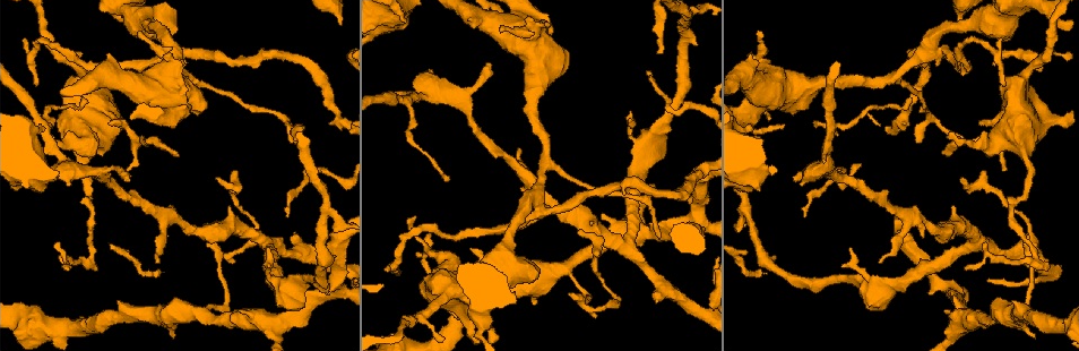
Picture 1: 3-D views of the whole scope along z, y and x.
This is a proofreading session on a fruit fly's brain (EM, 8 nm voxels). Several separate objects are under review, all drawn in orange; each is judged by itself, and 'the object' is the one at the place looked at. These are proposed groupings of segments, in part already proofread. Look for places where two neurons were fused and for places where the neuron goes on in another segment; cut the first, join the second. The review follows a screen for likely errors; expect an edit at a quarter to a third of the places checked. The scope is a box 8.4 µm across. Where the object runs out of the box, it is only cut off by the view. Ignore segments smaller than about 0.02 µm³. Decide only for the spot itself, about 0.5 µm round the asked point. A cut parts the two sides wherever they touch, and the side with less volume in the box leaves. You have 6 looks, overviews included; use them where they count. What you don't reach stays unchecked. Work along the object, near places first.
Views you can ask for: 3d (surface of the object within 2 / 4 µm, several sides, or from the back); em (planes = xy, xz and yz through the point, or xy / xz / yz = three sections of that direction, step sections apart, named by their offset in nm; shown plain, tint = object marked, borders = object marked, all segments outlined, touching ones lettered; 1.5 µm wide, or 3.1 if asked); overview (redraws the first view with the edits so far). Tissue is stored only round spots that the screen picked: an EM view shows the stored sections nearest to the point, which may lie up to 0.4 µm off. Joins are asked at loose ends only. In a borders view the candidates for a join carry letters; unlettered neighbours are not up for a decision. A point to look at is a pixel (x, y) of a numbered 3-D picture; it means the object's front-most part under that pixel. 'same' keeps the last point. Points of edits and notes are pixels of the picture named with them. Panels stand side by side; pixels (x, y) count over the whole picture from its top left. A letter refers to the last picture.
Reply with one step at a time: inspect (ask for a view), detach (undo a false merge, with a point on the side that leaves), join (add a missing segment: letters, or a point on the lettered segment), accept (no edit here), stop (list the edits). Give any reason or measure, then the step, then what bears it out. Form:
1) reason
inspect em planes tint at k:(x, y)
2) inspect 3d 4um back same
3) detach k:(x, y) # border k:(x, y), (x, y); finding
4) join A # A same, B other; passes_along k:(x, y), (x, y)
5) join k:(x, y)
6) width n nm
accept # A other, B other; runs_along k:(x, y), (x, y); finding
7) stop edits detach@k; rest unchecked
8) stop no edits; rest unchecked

inspect em xy step 4 borders at 1:(83, 96)

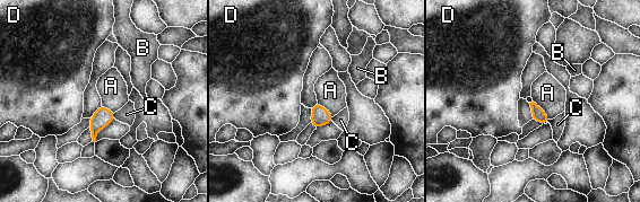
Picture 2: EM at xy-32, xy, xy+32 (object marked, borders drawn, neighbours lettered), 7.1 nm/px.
another direction
inspect em planes borders same

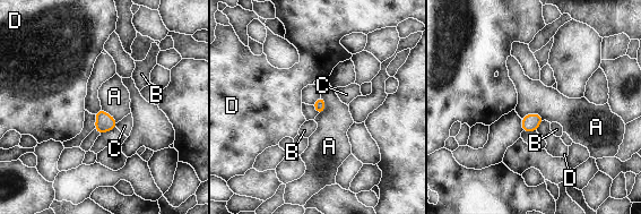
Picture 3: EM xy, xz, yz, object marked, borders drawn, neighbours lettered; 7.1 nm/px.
accept # A other, B other, C other, D other; border 3:(543, 118), (527, 113), (521, 119); none of them fits

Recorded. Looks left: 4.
a fork
inspect em planes tint at 1:(409, 101)

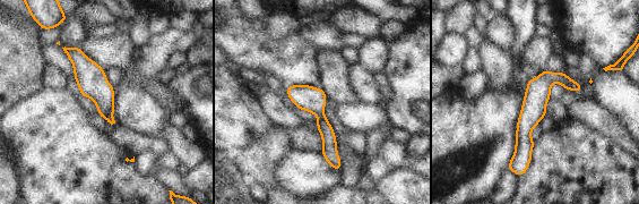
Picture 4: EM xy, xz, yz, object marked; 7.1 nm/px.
inspect em planes borders same

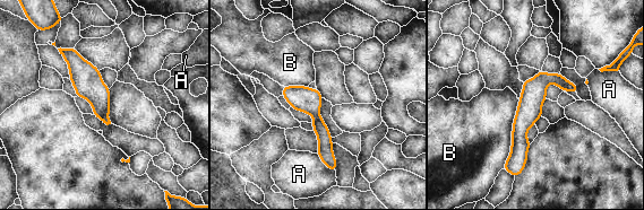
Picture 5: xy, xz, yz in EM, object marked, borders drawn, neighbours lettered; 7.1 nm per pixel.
width 180 nm; longest_contact B 500 nm
accept # A other, B other; continuous, no second neuron

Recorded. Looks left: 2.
stop no edits; rest unchecked

